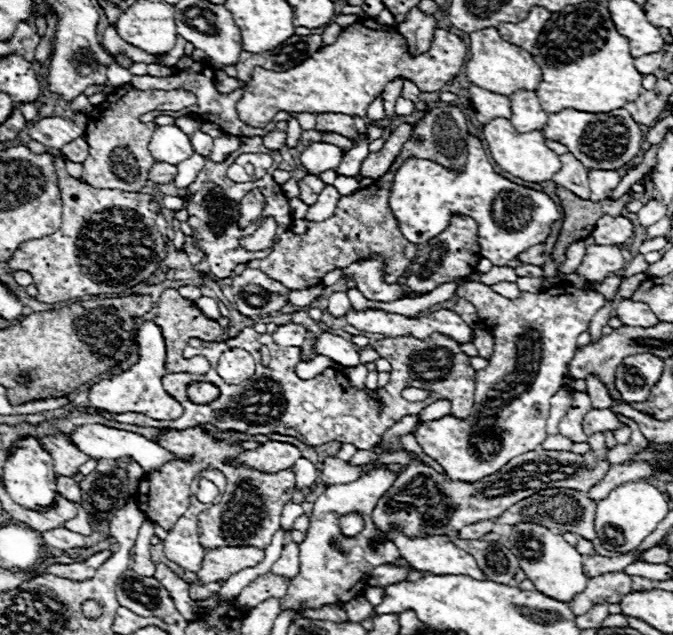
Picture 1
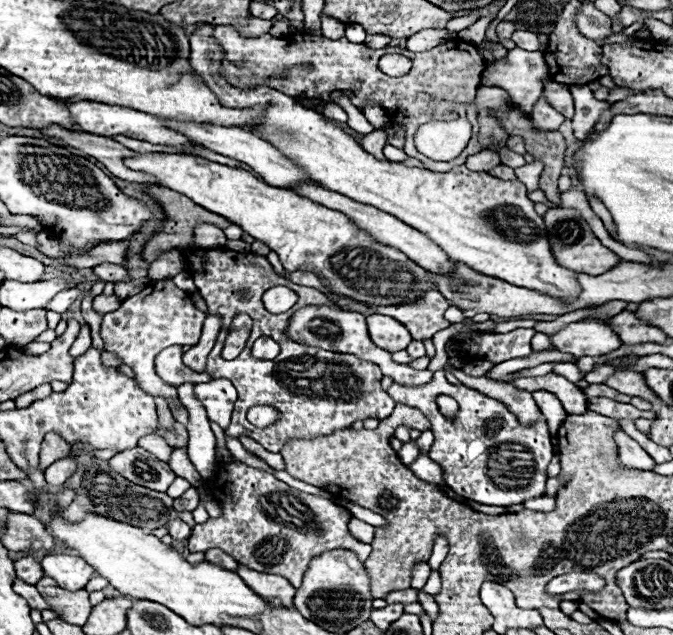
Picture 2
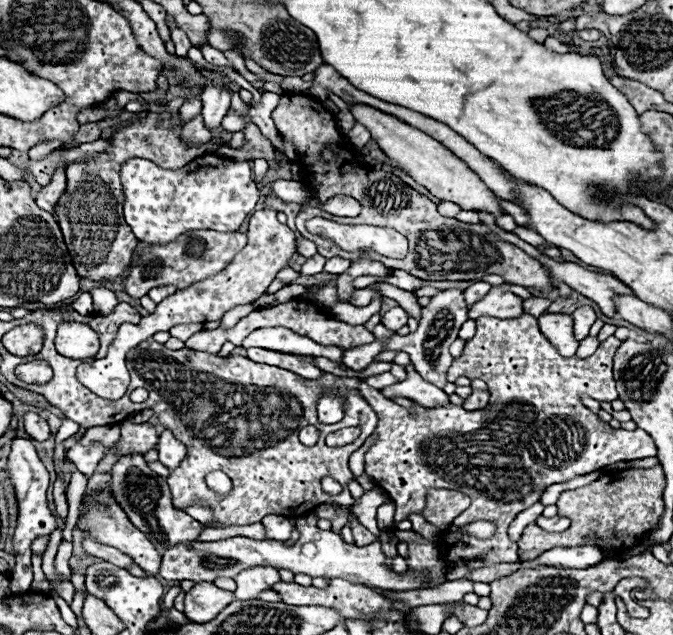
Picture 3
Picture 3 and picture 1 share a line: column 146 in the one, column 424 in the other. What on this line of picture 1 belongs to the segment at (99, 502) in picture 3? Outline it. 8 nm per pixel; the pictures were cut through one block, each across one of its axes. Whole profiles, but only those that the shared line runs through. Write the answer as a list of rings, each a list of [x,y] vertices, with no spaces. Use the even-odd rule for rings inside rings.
[[[392,532],[392,542],[398,546],[402,558],[420,572],[444,576],[444,574],[462,574],[476,580],[486,580],[484,572],[478,568],[472,554],[456,548],[448,538],[428,536],[408,540],[404,534]]]

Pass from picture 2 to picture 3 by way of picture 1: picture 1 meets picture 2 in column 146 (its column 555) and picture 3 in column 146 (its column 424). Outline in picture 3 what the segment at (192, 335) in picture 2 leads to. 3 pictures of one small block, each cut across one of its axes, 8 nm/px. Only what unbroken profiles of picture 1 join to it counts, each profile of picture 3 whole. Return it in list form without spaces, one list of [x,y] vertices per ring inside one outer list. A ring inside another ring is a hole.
[[[124,422],[120,430],[122,430],[120,440],[114,444],[118,458],[128,454],[146,454],[148,450],[156,450],[158,446],[158,432],[150,422],[146,424]]]

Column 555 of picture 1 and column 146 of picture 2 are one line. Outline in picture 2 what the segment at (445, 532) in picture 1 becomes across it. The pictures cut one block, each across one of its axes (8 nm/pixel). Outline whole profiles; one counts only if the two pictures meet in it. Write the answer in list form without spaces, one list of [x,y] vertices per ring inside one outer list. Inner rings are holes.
[[[144,448],[118,452],[108,460],[108,464],[114,472],[124,476],[126,480],[156,492],[166,492],[176,478],[174,472],[170,472],[168,464],[160,462],[154,454],[146,452]]]

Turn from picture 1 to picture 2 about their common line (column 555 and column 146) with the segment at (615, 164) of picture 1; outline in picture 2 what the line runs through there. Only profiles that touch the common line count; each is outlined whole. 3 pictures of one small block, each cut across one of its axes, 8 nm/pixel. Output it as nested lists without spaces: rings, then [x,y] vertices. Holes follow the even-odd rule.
[[[80,100],[80,102],[72,102],[68,104],[68,112],[74,118],[74,122],[88,134],[100,134],[100,136],[116,136],[116,134],[124,134],[130,138],[138,138],[138,140],[146,140],[152,144],[168,144],[168,146],[194,146],[192,140],[186,140],[182,134],[166,128],[162,124],[160,118],[134,110],[134,108],[124,108],[124,106],[110,106],[110,104],[102,104],[102,102],[88,102],[88,100]]]

